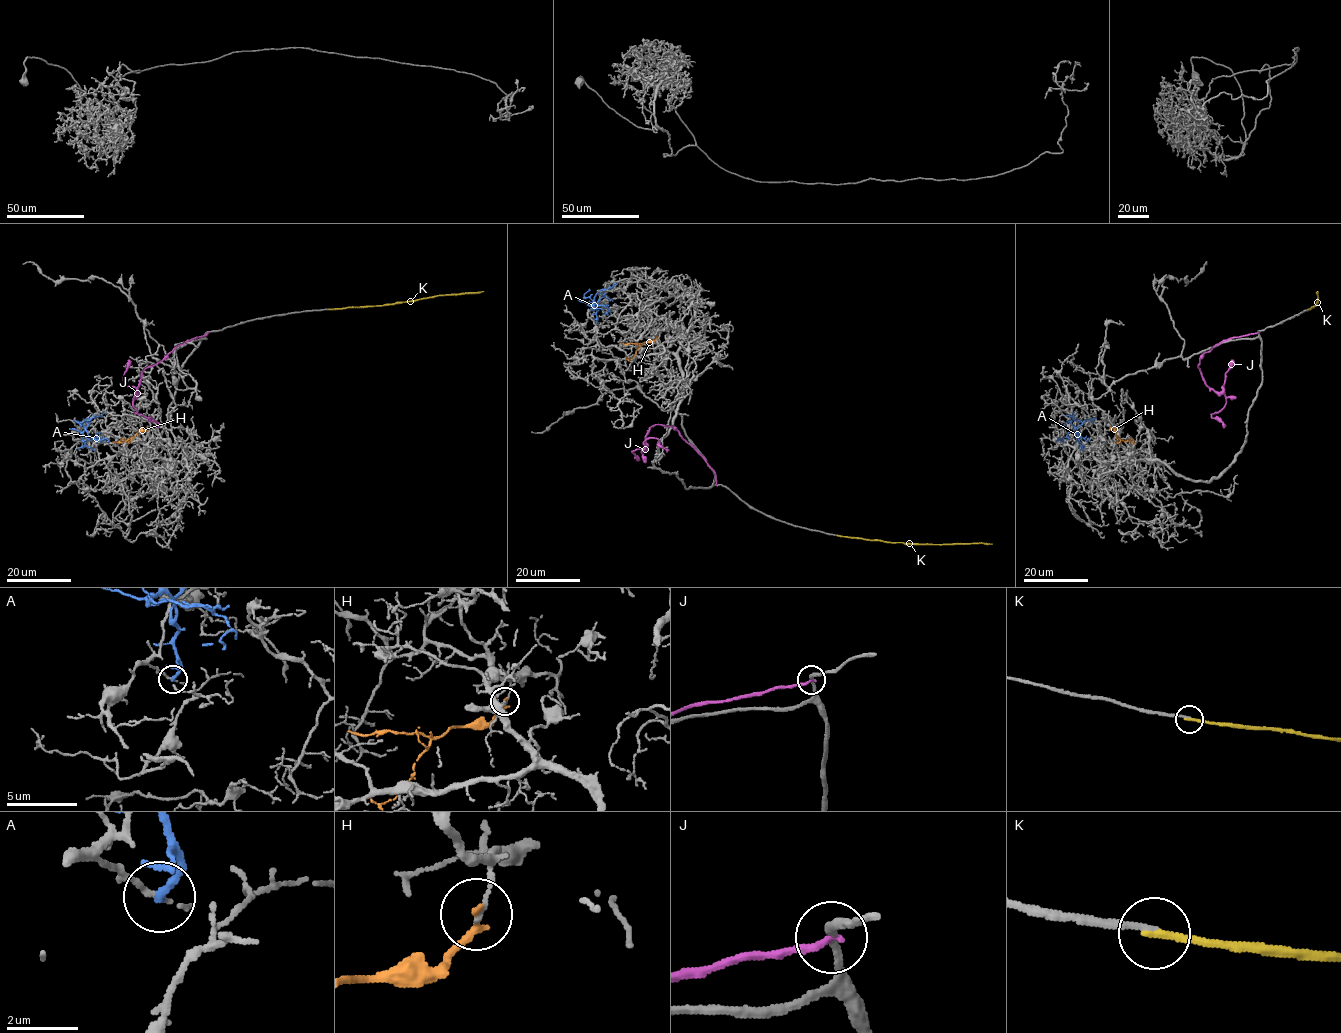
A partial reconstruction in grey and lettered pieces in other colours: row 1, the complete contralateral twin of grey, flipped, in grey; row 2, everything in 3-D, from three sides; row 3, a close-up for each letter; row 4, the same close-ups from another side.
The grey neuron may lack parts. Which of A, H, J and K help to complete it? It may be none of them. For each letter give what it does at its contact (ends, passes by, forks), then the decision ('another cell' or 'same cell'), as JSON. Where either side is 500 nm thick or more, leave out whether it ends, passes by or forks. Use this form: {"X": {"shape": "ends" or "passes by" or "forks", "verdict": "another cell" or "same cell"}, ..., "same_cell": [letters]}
{"A": {"shape": "ends", "verdict": "another cell"}, "H": {"shape": "ends", "verdict": "another cell"}, "J": {"shape": "ends", "verdict": "another cell"}, "K": {"shape": "ends", "verdict": "same cell"}, "same_cell": ["K"]}

